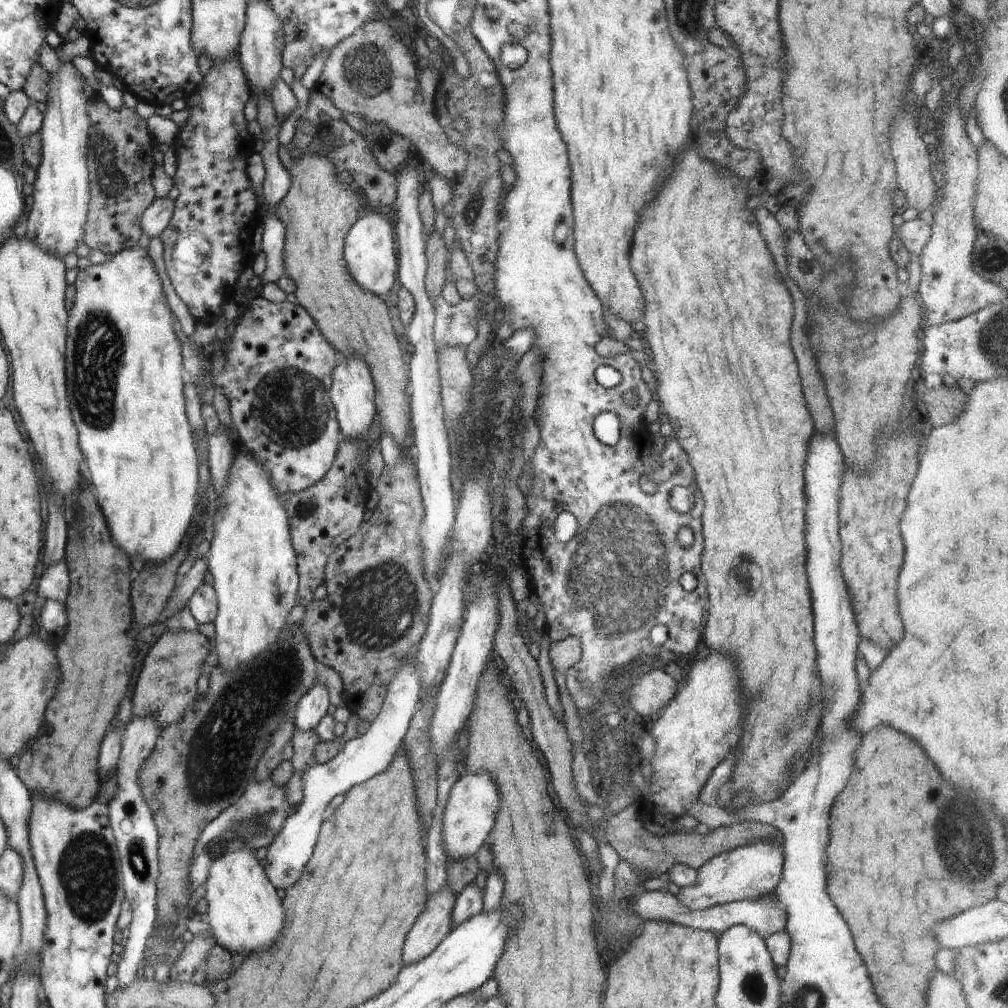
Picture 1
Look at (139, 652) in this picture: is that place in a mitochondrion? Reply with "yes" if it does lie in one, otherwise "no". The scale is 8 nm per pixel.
no

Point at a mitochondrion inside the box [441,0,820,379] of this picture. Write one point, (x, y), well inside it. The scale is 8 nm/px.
(486, 103)

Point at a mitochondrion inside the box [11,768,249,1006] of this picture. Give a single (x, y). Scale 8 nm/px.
(87, 874)

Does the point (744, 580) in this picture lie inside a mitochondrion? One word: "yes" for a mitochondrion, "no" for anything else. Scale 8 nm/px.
no

